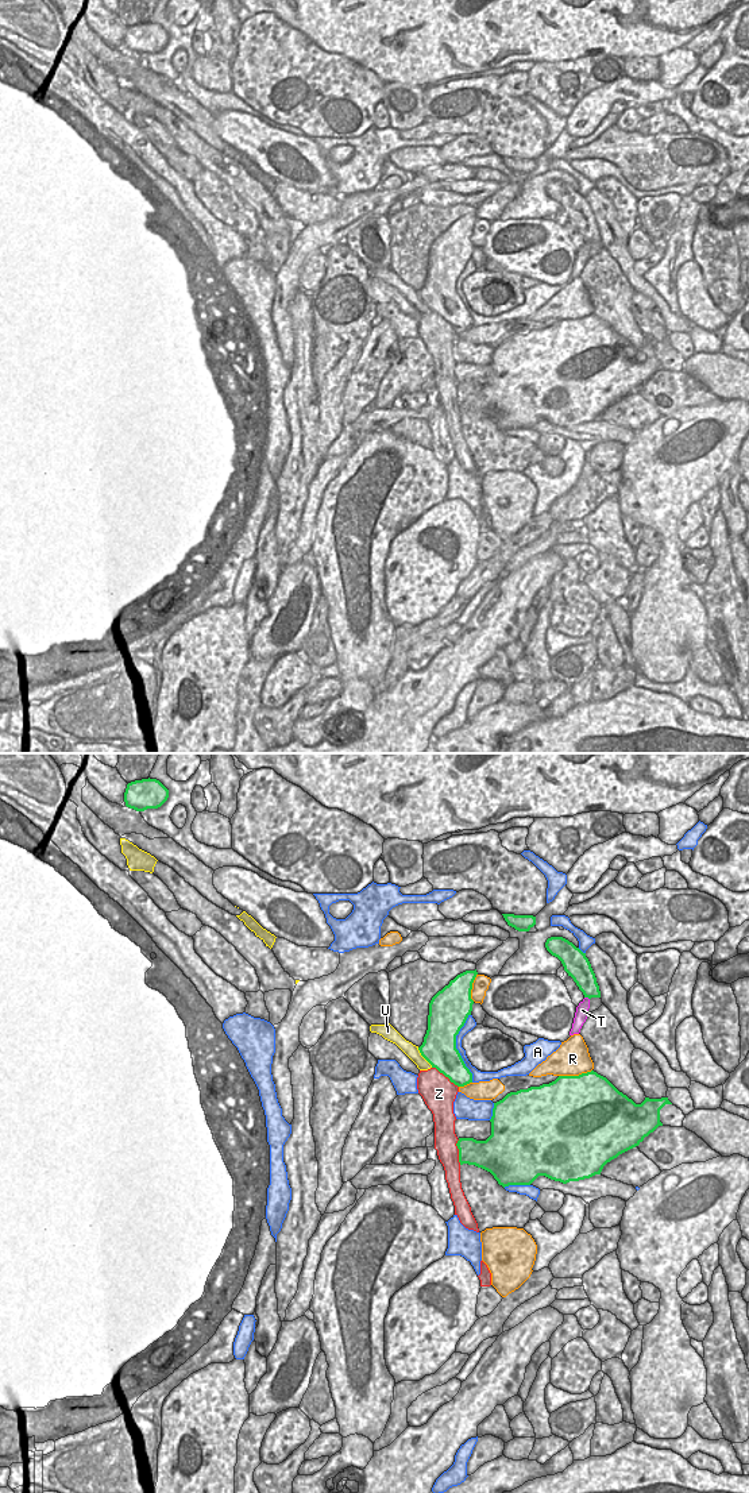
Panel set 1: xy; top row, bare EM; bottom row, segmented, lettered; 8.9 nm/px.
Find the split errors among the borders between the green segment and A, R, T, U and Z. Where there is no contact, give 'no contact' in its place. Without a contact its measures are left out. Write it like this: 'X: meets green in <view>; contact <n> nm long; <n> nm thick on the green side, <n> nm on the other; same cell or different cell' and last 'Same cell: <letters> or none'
A: meets green in xy; contact 600 nm long; 320 nm thick on the green side, 90 nm on the other; different cell
R: meets green in xy; contact 300 nm long; 500 nm thick on the green side, 320 nm on the other; different cell
T: meets green in xy; contact 60 nm long; 200 nm thick on the green side, 120 nm on the other; different cell
U: meets green in xy; contact 220 nm long; 320 nm thick on the green side, 120 nm on the other; different cell
Z: meets green in xy; contact 300 nm long; 300 nm thick on the green side, 300 nm on the other; different cell
Same cell: none

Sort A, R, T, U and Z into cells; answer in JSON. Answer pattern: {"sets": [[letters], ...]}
{"sets": [["A"], ["R"], ["T"], ["U"], ["Z"]]}

